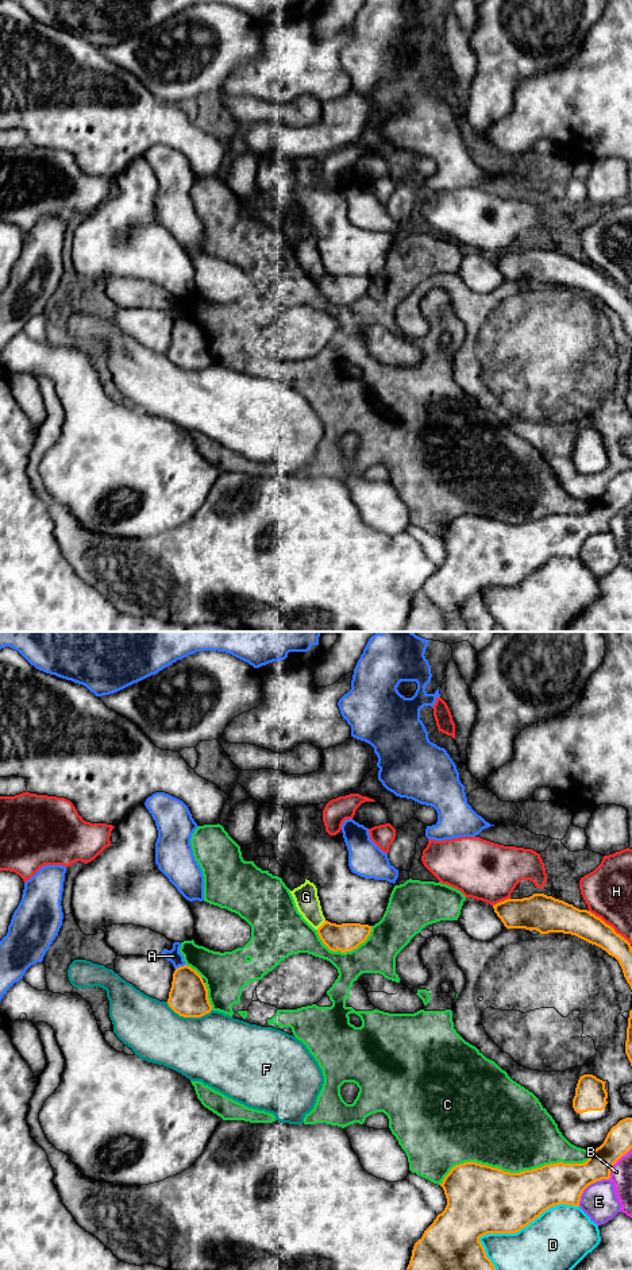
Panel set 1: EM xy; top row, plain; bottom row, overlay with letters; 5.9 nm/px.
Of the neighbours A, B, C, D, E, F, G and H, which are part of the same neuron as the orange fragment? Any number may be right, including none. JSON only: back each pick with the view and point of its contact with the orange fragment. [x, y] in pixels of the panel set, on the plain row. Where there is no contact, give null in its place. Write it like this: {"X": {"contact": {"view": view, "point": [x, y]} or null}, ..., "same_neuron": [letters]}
{"same_neuron": []}

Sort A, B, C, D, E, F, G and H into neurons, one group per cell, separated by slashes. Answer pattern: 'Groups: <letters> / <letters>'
Groups: A / B / C G / D / E / F / H

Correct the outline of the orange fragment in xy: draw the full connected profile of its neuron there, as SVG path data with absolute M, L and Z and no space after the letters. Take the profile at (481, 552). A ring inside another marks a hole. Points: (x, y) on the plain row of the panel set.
M632 470L610 480L604 495L583 516L550 516L520 525L465 514L454 518L440 539L447 557L415 595L401 632L493 632L497 625L479 590L488 586L516 586L554 557L579 559L583 543L610 530L612 518L632 501Z

